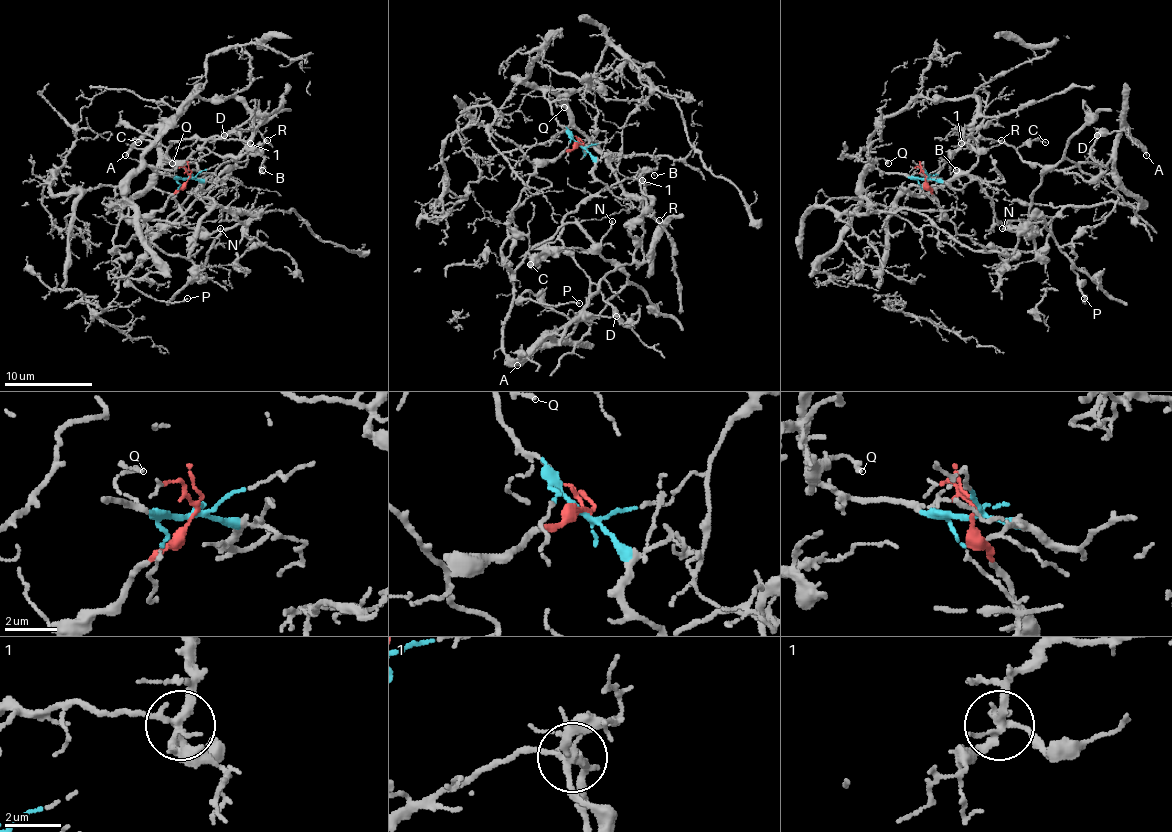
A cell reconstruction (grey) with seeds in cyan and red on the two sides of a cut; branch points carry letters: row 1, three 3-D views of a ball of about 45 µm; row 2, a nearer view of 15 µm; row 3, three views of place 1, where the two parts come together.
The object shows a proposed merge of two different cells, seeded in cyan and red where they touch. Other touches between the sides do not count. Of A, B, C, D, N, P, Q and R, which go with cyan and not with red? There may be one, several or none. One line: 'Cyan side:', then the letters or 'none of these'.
Cyan side: B, Q

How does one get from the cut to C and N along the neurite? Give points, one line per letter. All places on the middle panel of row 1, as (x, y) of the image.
C: (580, 145), (547, 158), (509, 216), (514, 359), (586, 302), (589, 275), (558, 236), (529, 264)
N: (580, 145), (547, 158), (529, 178), (509, 216), (500, 258), (514, 269), (569, 222), (595, 244), (613, 220)

